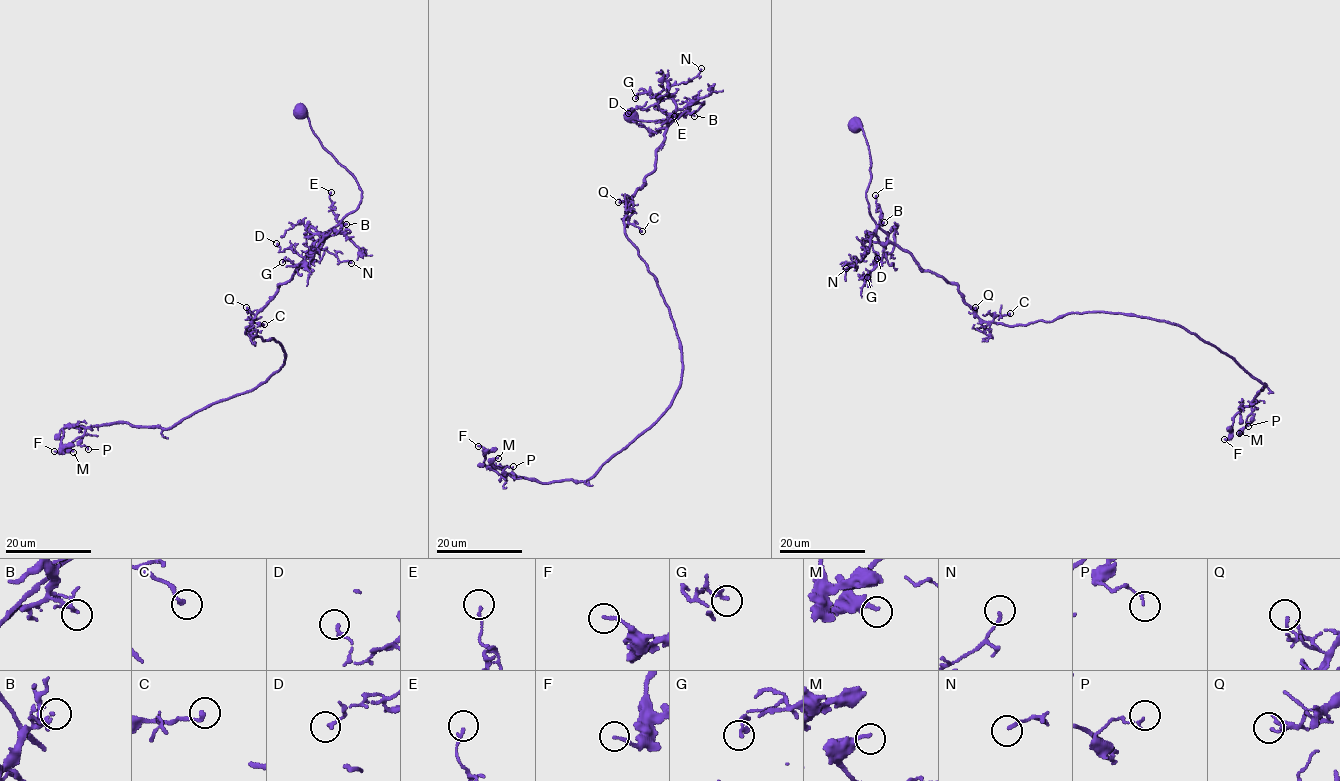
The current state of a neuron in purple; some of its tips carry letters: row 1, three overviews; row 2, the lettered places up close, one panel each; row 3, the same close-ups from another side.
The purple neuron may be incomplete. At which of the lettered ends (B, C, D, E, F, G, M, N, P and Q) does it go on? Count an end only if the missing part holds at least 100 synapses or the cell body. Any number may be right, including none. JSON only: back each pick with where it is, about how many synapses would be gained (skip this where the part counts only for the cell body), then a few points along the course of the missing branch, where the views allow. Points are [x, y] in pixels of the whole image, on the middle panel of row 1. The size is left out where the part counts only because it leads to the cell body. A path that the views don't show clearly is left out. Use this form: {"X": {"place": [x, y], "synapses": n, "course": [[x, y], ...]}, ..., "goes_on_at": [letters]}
{"goes_on_at": []}

